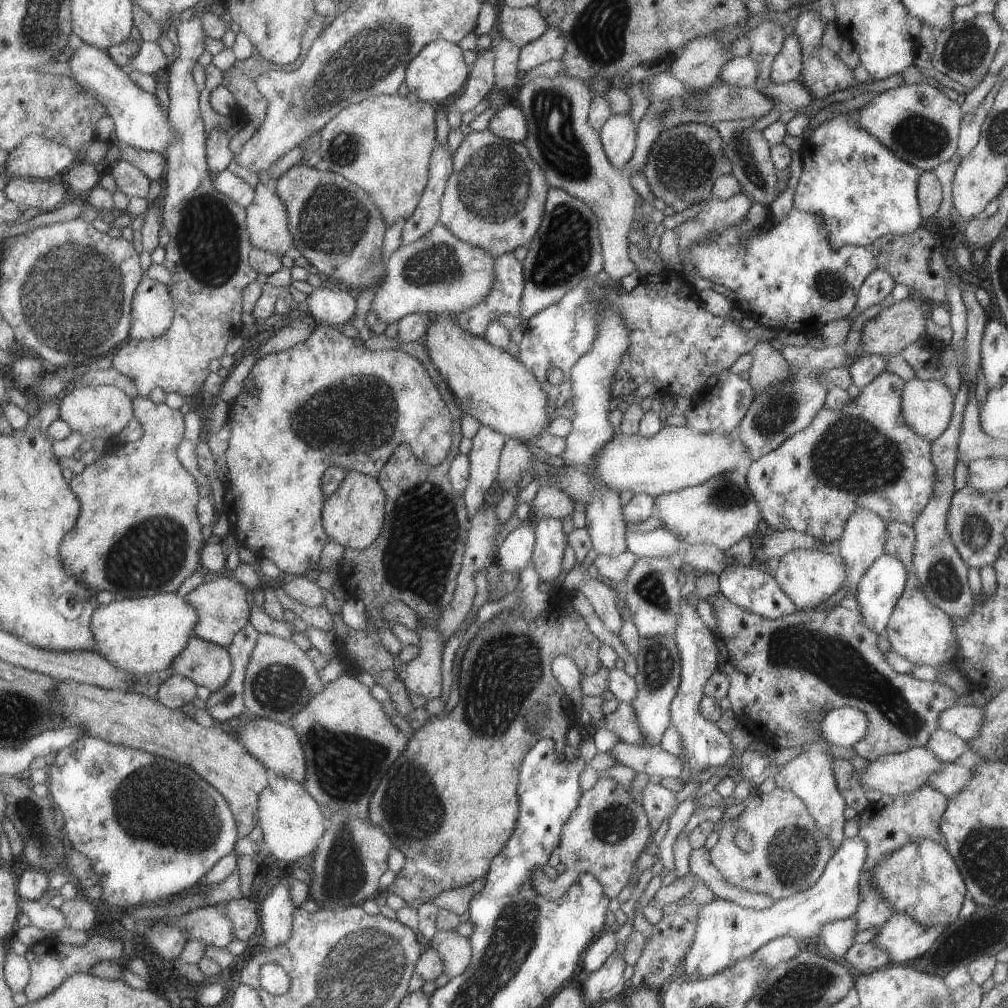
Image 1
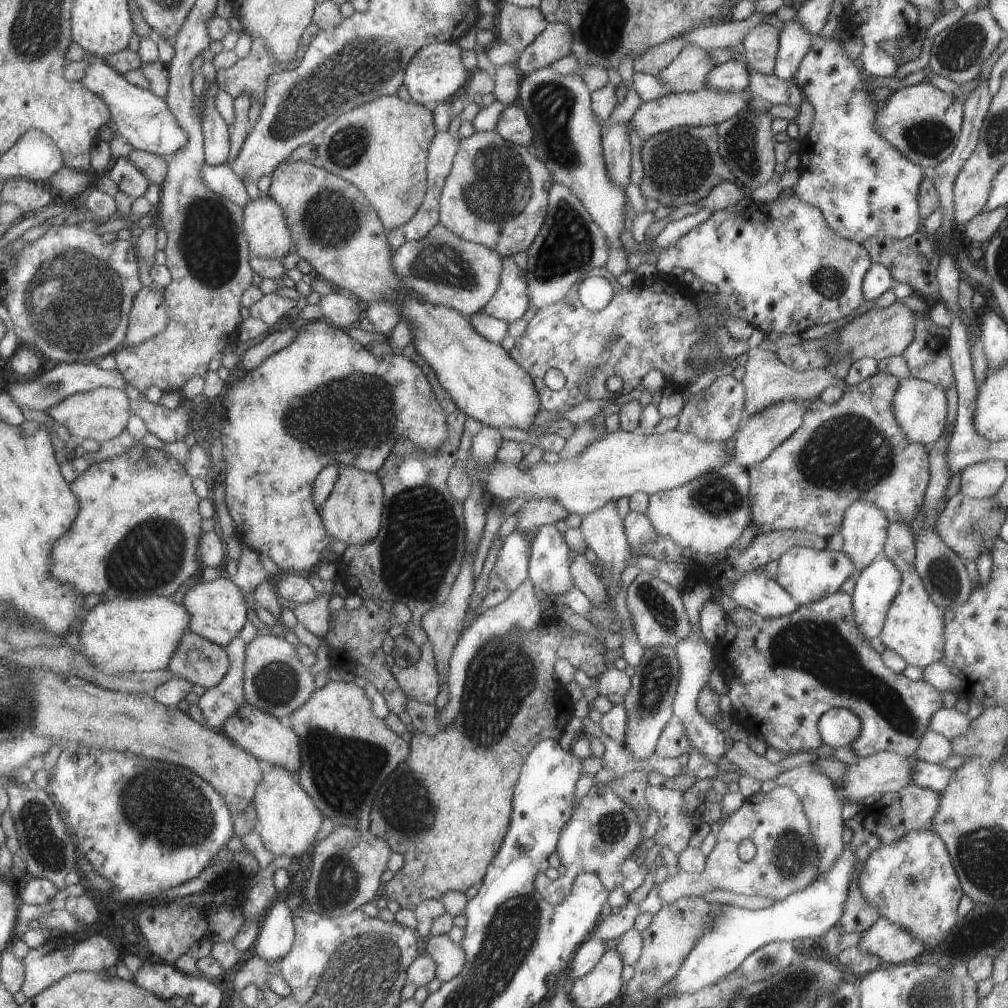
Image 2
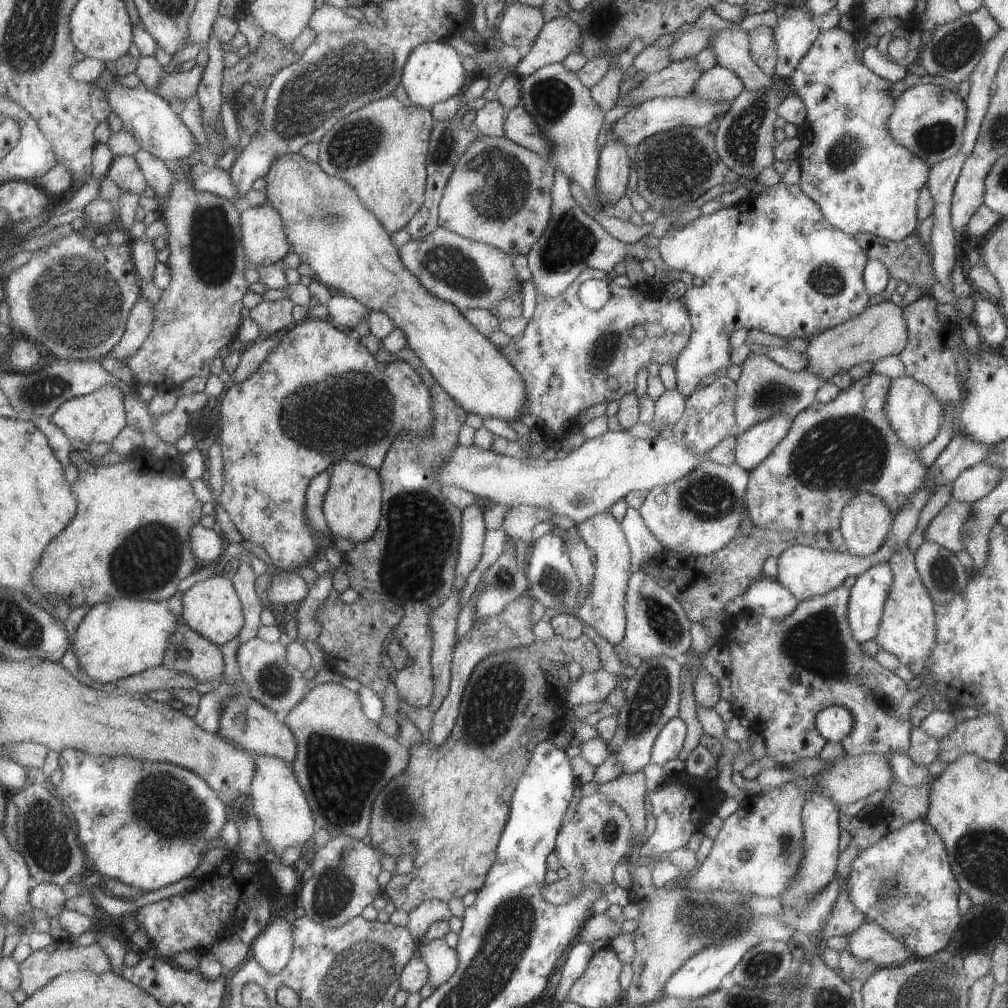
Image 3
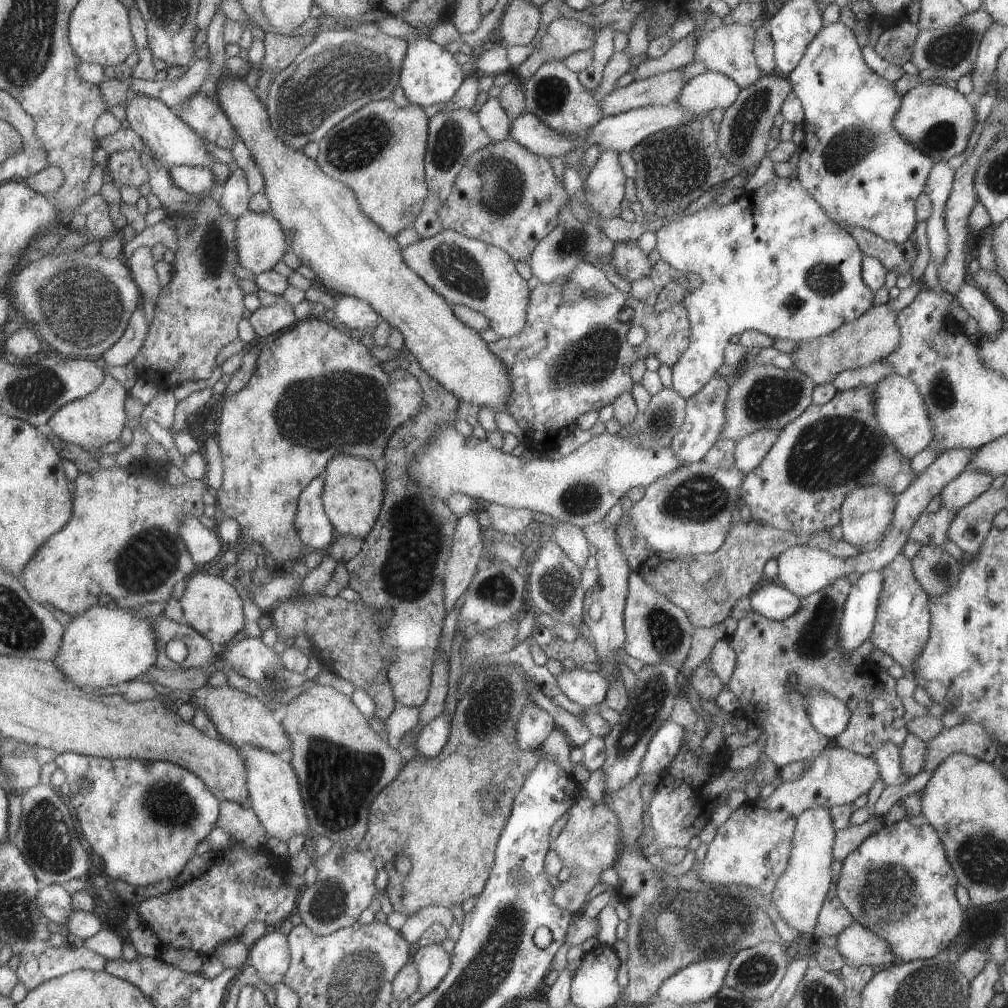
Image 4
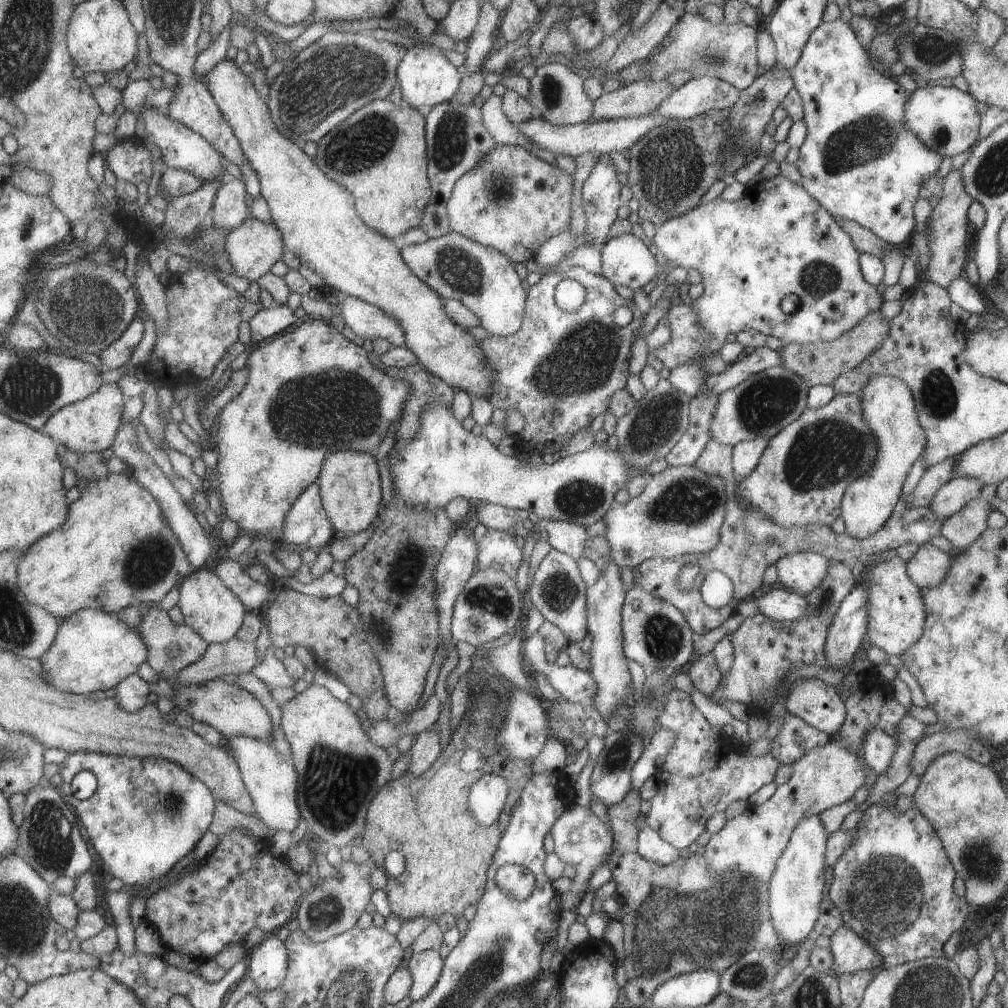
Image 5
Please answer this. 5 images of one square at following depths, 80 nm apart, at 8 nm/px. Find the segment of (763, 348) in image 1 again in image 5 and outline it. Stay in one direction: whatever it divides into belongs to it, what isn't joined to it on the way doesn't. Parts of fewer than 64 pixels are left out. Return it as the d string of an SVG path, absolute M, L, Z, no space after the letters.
M782 366L769 367L748 376L718 396L708 426L710 438L730 447L755 437L773 438L807 408L807 389L801 378Z

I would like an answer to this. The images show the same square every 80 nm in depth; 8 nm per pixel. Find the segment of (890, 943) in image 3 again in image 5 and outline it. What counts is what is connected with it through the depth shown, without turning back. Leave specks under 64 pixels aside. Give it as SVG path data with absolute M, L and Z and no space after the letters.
M839 926L829 937L827 950L832 956L832 974L852 973L861 969L876 971L880 964L880 956L857 933L846 926Z

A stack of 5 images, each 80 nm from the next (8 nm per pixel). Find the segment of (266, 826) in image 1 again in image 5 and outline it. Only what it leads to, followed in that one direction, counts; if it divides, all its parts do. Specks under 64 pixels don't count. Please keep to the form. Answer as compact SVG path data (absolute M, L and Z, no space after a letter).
M245 735L223 737L223 744L239 767L241 780L251 797L255 814L275 832L292 832L300 817L296 803L297 777L291 762L285 762L267 741Z

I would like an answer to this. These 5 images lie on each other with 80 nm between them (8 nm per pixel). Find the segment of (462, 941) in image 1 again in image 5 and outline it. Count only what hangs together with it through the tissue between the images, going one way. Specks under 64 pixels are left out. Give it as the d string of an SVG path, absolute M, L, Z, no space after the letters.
M426 950L420 953L412 953L407 960L406 967L412 980L407 998L412 1003L425 998L425 995L437 982L442 966L443 959L437 951Z

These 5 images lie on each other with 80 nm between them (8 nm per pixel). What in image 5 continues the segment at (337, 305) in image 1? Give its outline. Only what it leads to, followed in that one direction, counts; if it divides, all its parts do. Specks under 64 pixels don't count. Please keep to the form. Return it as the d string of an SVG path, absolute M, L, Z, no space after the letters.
M347 295L338 303L344 326L349 327L355 335L363 340L374 341L376 338L387 340L393 348L405 346L404 332L393 316L367 301Z

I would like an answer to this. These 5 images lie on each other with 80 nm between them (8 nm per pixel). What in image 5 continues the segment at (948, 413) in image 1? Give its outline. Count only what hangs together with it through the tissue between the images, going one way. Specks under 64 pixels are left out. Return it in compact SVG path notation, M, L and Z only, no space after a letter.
M885 374L870 376L857 396L863 420L876 442L876 459L864 475L844 488L840 515L844 520L844 532L862 539L875 532L889 518L894 504L900 501L903 481L911 465L921 456L926 440L918 423L912 394L902 380Z

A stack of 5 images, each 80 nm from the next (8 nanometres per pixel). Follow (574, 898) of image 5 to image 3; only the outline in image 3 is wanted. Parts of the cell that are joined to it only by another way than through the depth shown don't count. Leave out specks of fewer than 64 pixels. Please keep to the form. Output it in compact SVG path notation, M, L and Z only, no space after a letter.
M599 791L576 802L575 812L569 822L558 830L552 849L557 854L560 866L567 870L564 879L546 885L542 884L542 898L551 905L566 905L580 894L586 885L612 882L612 870L621 860L634 854L636 840L631 835L631 822L624 810Z

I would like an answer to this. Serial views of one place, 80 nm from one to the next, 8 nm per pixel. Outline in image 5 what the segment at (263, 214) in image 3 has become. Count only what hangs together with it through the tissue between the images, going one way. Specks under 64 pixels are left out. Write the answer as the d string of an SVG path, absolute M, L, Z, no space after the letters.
M249 216L237 228L227 232L222 248L233 272L251 283L270 272L273 263L281 258L285 245L282 243L280 232L275 225L264 224Z

